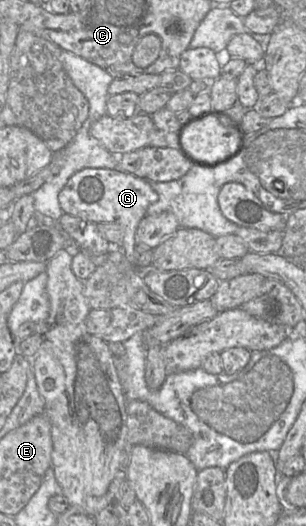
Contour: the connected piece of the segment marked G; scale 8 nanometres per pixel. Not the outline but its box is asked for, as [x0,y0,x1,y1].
[58,168,158,265]

